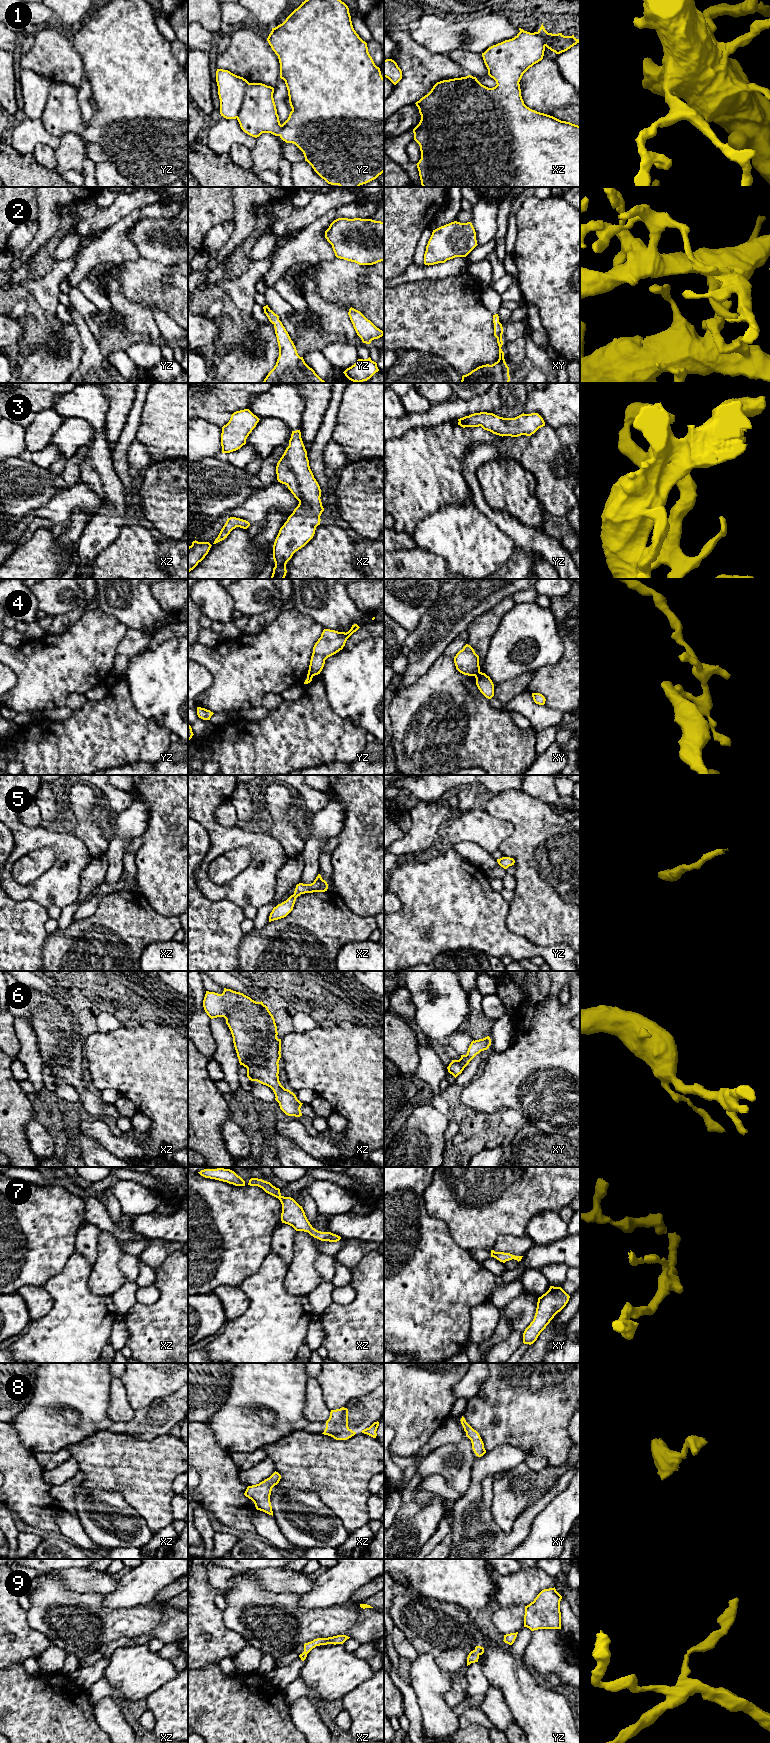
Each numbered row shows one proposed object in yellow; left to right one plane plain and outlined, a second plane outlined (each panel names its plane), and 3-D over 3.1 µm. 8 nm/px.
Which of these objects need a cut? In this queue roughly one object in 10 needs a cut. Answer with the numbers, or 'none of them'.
4

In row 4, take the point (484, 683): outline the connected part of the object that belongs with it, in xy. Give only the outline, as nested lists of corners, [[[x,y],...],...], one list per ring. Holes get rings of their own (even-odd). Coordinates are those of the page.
[[[479,672],[476,676],[476,685],[480,692],[488,699],[494,696],[494,684],[489,676]]]

